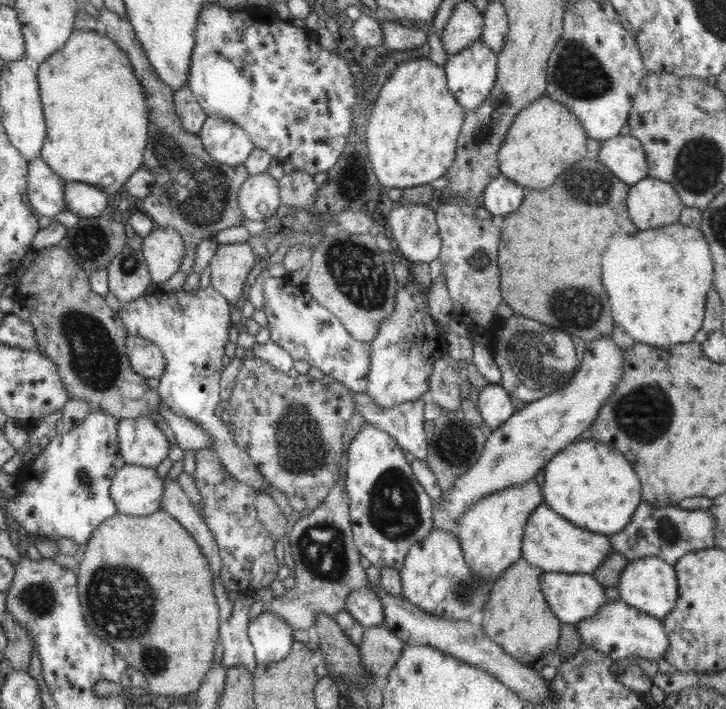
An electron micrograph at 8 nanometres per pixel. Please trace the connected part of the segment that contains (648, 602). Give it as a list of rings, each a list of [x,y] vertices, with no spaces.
[[[657,556],[632,559],[623,566],[618,584],[622,601],[653,617],[663,619],[672,612],[678,600],[678,581],[675,568]]]

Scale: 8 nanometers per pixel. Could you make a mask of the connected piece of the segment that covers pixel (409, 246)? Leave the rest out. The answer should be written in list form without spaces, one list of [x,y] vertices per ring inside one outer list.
[[[394,205],[387,222],[392,238],[410,262],[430,263],[439,258],[441,239],[434,205]]]

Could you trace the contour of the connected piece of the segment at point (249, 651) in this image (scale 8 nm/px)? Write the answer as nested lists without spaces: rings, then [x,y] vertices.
[[[232,596],[233,609],[231,615],[221,621],[218,640],[222,643],[222,665],[224,667],[244,666],[250,674],[254,674],[258,662],[248,637],[248,612],[252,600]]]

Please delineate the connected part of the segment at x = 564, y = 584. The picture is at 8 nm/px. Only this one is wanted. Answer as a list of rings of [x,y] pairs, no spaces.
[[[543,572],[542,594],[550,610],[562,623],[578,623],[594,616],[608,601],[605,587],[591,574]]]

